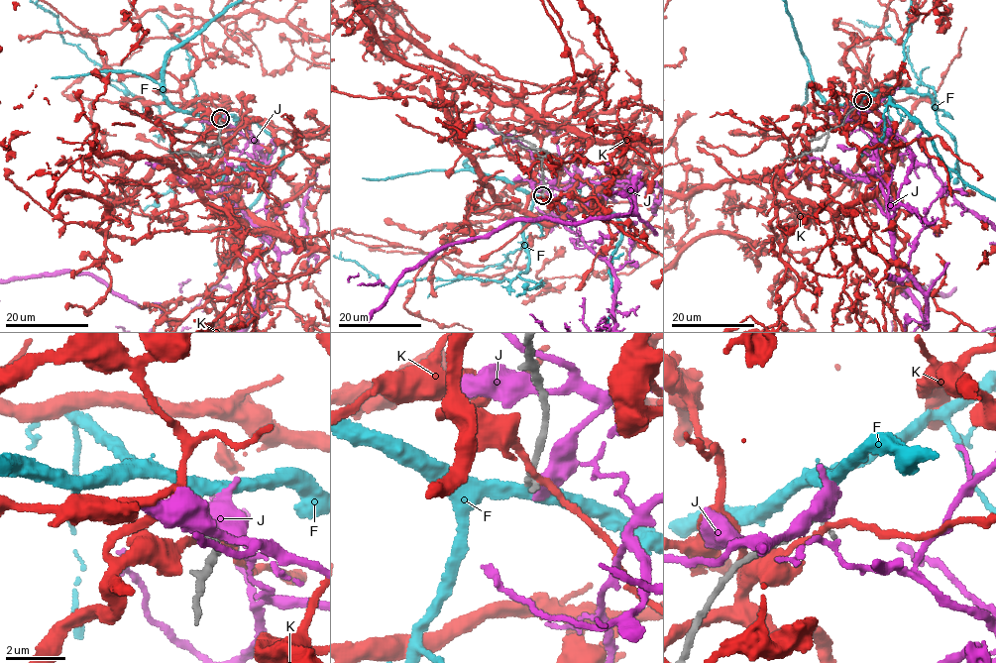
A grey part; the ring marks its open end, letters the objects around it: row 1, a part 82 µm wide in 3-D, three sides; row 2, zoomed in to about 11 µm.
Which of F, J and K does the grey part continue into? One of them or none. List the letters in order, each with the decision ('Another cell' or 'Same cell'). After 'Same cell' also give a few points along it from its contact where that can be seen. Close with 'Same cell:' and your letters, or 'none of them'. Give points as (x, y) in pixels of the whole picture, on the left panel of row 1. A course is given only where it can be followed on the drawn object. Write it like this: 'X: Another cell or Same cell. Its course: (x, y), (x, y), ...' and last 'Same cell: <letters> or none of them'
F: Same cell
J: Another cell
K: Another cell
Same cell: F

